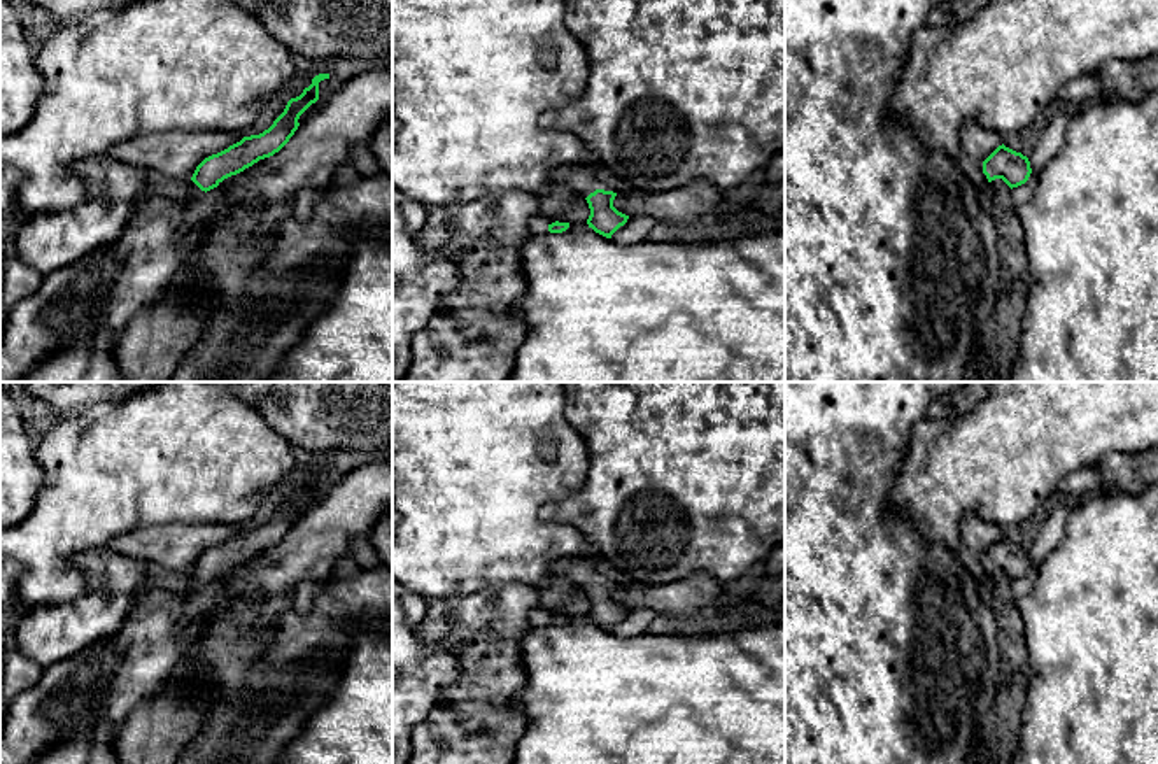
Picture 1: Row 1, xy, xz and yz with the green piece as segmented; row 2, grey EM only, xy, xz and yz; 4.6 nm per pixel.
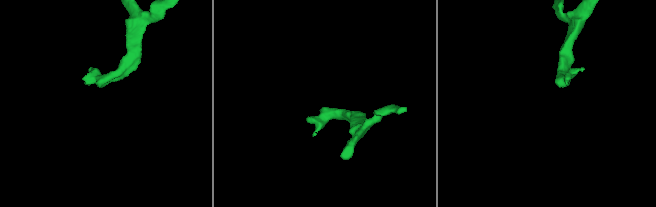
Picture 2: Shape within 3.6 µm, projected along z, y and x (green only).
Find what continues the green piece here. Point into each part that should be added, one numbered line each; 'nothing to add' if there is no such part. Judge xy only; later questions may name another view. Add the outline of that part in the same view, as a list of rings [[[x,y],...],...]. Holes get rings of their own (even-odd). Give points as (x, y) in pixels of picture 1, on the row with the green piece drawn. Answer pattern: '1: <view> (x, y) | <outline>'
1: xy (109, 286) | [[[194,182],[182,202],[145,193],[135,202],[116,242],[46,275],[40,287],[23,298],[9,315],[0,338],[0,382],[19,382],[81,336],[102,329],[121,335],[138,312],[161,298],[198,240],[198,231],[186,231],[182,226],[187,209],[201,195],[205,191]]]

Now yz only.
nothing to add

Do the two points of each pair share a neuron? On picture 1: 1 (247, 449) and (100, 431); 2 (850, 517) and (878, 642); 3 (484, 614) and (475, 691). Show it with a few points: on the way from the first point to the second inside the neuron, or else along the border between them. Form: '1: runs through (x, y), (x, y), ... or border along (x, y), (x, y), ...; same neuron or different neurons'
1: runs through (211, 449), (137, 449); same neuron
2: runs through (850, 549), (850, 610); same neuron
3: runs through (484, 633), (480, 672); same neuron

